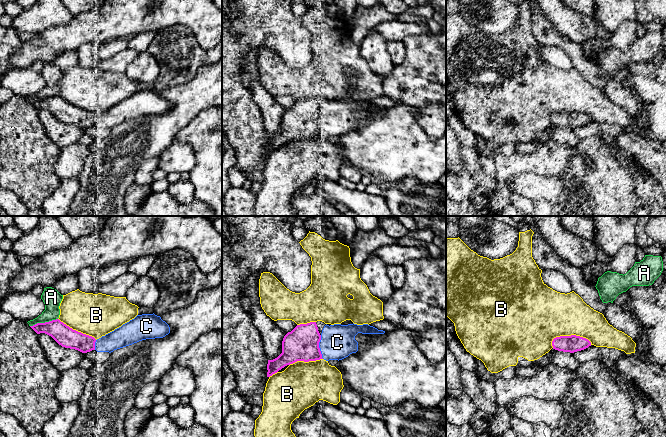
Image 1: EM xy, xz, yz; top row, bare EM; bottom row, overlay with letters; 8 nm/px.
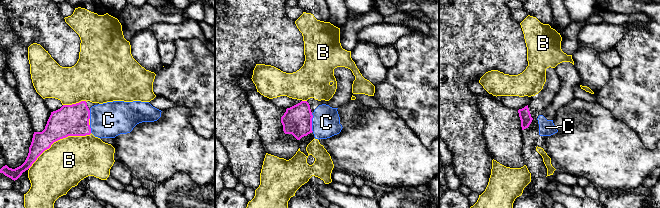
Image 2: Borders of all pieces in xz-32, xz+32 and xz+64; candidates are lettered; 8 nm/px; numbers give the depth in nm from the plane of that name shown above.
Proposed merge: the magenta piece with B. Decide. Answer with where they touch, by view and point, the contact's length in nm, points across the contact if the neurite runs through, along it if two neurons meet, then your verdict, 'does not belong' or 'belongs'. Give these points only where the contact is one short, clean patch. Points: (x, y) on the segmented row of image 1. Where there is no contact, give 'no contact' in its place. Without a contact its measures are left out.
meets magenta in yz at (572, 335); contact 320 nm long; does not belong

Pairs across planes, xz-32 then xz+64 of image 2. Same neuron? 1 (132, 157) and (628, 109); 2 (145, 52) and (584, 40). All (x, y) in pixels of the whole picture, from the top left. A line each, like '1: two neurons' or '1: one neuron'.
1: two neurons
2: two neurons

